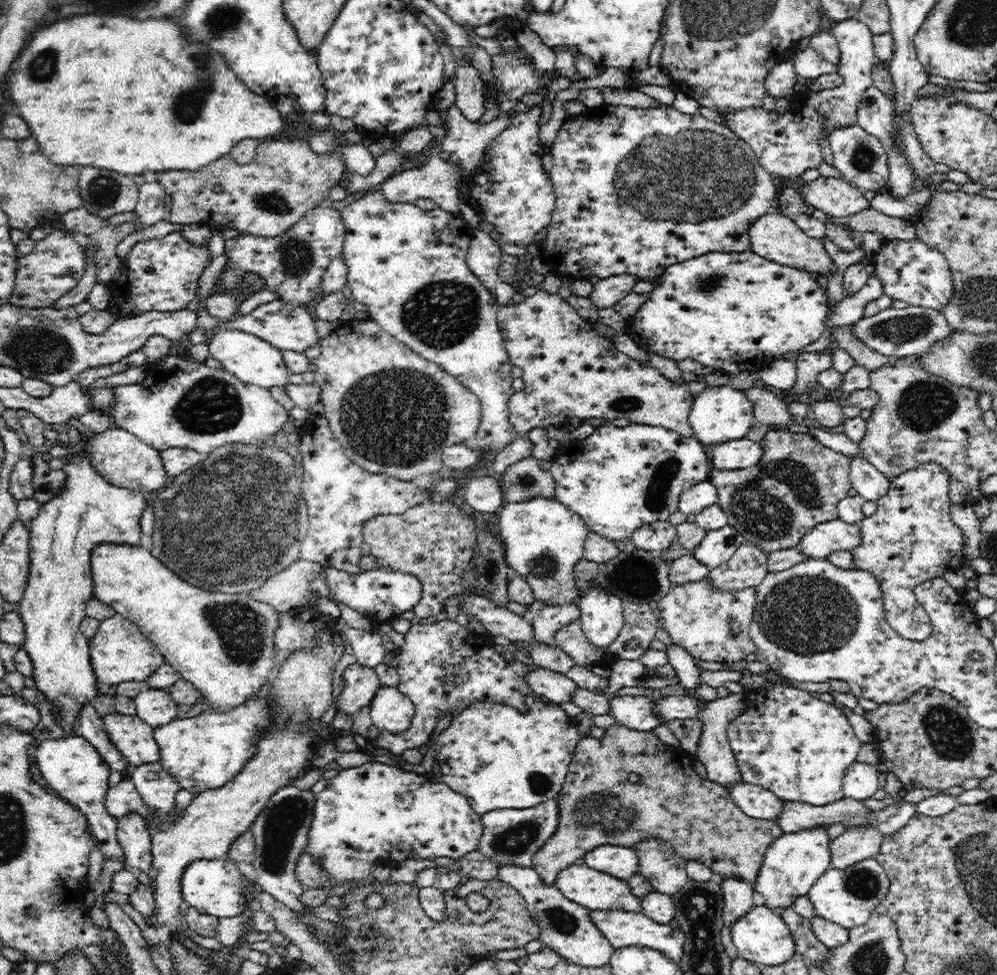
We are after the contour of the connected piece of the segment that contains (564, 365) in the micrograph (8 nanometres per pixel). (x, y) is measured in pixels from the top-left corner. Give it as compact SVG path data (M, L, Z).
M538 286L533 296L502 306L497 320L508 356L522 369L521 378L526 382L526 386L518 394L512 394L509 400L509 421L520 436L533 428L548 428L548 420L552 420L553 427L562 427L564 414L566 418L604 418L607 421L626 418L634 424L660 425L693 438L688 414L695 398L686 381L670 381L655 367L640 365L640 361L620 352L612 340L601 336L593 328L594 324L581 318L560 295L547 293Z

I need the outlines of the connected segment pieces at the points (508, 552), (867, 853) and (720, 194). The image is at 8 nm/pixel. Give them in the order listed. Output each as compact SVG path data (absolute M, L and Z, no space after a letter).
M536 497L519 503L505 502L502 510L498 510L498 530L500 530L501 546L504 546L504 560L513 573L524 578L532 590L533 598L543 606L566 606L578 600L581 591L576 591L574 567L579 560L584 559L584 540L590 530L584 520L576 512L569 510L556 498Z
M876 826L850 828L831 841L829 868L845 869L857 861L877 854L884 835Z
M605 103L596 108L586 107L583 112L567 117L550 146L553 161L549 179L553 184L557 200L551 217L552 221L546 228L547 236L539 256L543 257L544 262L551 267L550 270L554 274L569 277L571 281L588 279L589 276L598 276L602 279L609 276L634 275L639 280L655 282L662 278L668 266L676 263L710 255L712 252L726 254L750 252L752 250L749 232L751 225L760 219L760 216L771 213L777 199L778 188L773 182L773 177L760 166L756 153L748 143L724 125L710 121L700 113L684 114L672 106L636 109Z

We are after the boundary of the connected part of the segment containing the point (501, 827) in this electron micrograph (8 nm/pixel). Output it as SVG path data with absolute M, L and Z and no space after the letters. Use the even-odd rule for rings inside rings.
M557 798L546 800L532 808L503 808L481 814L483 836L478 850L494 864L515 863L524 868L532 868L532 855L536 854L546 840L556 832Z

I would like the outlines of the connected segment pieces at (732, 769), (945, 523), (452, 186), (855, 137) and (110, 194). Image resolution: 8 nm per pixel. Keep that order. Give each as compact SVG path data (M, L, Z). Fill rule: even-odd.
M730 693L724 702L713 701L707 703L701 701L700 712L697 716L697 718L704 723L704 726L702 726L702 736L698 742L698 750L696 750L693 755L696 760L699 760L705 766L707 779L721 784L721 786L724 786L727 789L736 786L736 783L743 780L735 756L733 755L731 744L728 740L727 731L729 725L745 709L744 700L746 700L744 699L744 693Z
M924 463L912 471L906 471L891 479L888 492L875 502L876 512L872 516L864 517L859 523L861 541L851 550L853 568L876 575L889 625L900 637L914 642L928 638L932 632L931 618L917 601L914 588L931 578L943 577L946 572L958 569L966 562L964 558L966 535L950 518L949 512L953 502L949 498L948 477L947 472L941 470L936 463Z
M434 139L426 150L429 160L418 168L407 168L402 173L396 173L384 180L379 189L390 202L408 202L415 204L418 199L432 199L441 210L457 214L459 213L461 193L459 192L459 179L464 180L462 170L454 159L444 160L440 158L441 140Z
M860 125L838 128L829 137L833 154L833 166L842 174L845 182L854 184L857 189L867 194L876 194L881 188L886 188L889 180L889 166L887 152L882 143L868 134Z
M79 168L79 190L83 208L100 219L108 220L116 214L130 213L136 209L139 187L133 178L106 170L106 168Z

